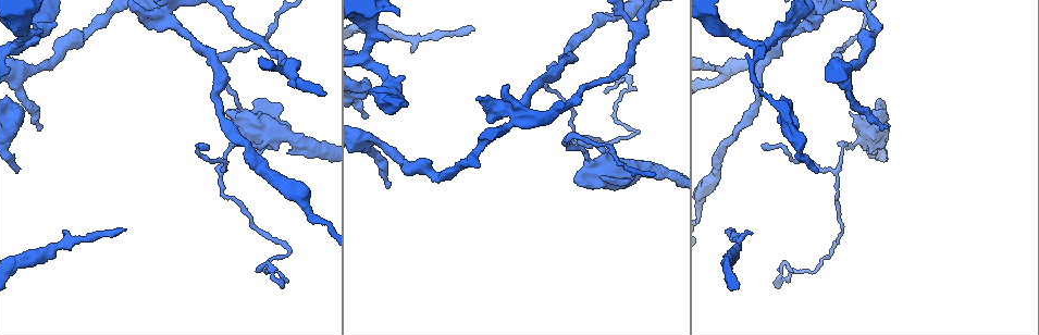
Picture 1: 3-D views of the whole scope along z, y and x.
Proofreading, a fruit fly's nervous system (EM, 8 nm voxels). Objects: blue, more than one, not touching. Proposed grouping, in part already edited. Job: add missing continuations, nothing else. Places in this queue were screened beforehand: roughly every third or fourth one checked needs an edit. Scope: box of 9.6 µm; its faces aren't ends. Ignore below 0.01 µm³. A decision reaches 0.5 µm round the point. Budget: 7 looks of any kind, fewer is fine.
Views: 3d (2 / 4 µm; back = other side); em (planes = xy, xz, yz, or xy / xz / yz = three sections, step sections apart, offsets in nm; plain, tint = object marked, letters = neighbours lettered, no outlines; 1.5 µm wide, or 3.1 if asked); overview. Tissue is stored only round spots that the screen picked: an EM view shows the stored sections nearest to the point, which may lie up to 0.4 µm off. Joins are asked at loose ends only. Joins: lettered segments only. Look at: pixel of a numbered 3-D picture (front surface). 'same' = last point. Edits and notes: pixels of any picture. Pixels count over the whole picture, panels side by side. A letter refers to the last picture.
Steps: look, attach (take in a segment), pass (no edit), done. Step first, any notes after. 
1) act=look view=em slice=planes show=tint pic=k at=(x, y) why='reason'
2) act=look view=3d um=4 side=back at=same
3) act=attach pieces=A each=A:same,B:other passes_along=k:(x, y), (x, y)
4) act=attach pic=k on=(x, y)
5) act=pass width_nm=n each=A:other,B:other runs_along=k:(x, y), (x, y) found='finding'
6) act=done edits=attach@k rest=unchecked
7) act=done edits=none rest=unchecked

act=look view=em slice=yz step=4 show=letters pic=1 at=(817, 171) why='free end'

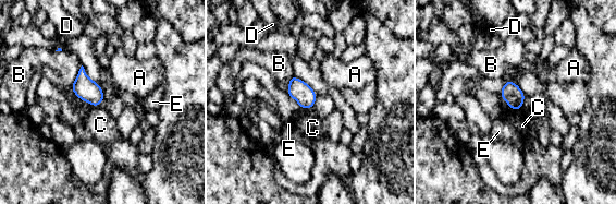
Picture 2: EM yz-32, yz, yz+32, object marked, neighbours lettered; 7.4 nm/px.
act=look view=em slice=xz step=8 show=letters at=same why='cut it another way'

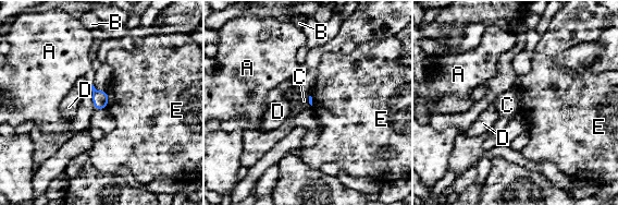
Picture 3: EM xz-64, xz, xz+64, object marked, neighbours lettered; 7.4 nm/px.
act=pass each=A:other,B:other,C:other,D:other,E:other border=3:(106, 91), (108, 94), (107, 108) found='none of them fits'

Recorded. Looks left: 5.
act=look view=3d um=4 pic=1 at=(742, 32) why='an open end'

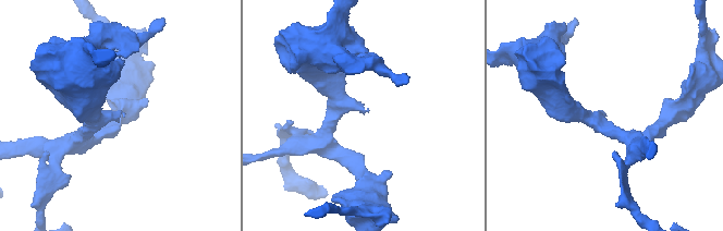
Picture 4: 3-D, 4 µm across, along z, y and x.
act=look view=em slice=planes show=tint pic=4 at=(368, 111) why='now the EM'

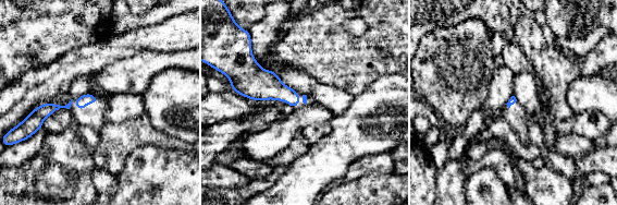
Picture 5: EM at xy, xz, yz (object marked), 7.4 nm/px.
act=look view=em slice=planes show=letters at=same why='what lies round it'

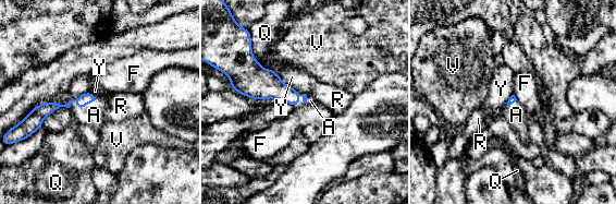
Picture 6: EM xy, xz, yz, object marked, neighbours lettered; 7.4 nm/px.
act=attach pieces=A longest_contact=A:240nm each=A:same,F:other,Q:other,R:other,V:other,Y:other passes_along=6:(84, 99), (79, 108), (94, 115) found='it goes on there'

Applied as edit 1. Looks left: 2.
act=look view=overview why='see it whole again'

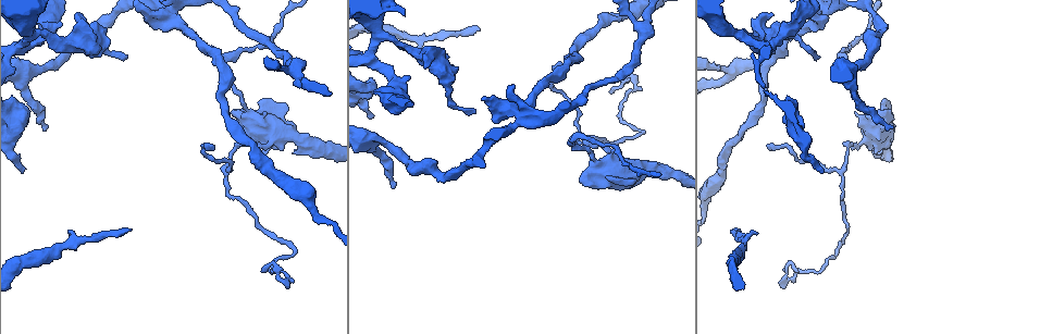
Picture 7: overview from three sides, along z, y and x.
act=look view=em slice=planes show=letters pic=7 at=(394, 188) why='free end'

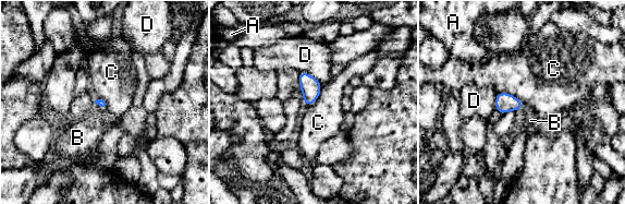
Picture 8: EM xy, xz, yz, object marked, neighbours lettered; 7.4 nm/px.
act=attach pieces=B longest_contact=C:220nm each=A:other,B:same,C:other,D:other passes_along=8:(504, 102), (522, 106), (530, 120) found='the neuron continues'

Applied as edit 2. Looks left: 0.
act=done edits=attach@6,attach@8 rest=unchecked

